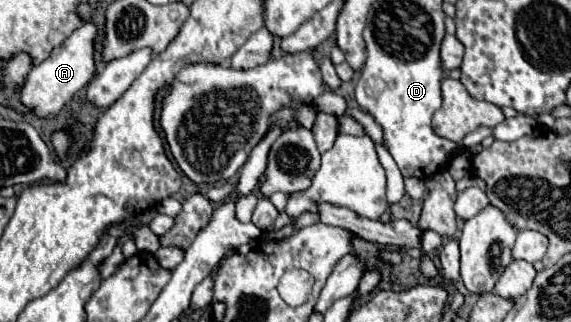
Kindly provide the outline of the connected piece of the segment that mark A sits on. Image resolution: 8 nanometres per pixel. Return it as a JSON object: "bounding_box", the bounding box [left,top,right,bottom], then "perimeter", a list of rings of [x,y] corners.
{"bounding_box":[21,21,97,117],"perimeter":[[[85,21],[59,47],[55,47],[43,63],[33,67],[33,71],[27,77],[27,83],[21,89],[23,105],[27,105],[37,117],[53,117],[79,89],[85,89],[89,81],[95,77],[95,59],[93,59],[95,37],[97,37],[95,23]]]}

